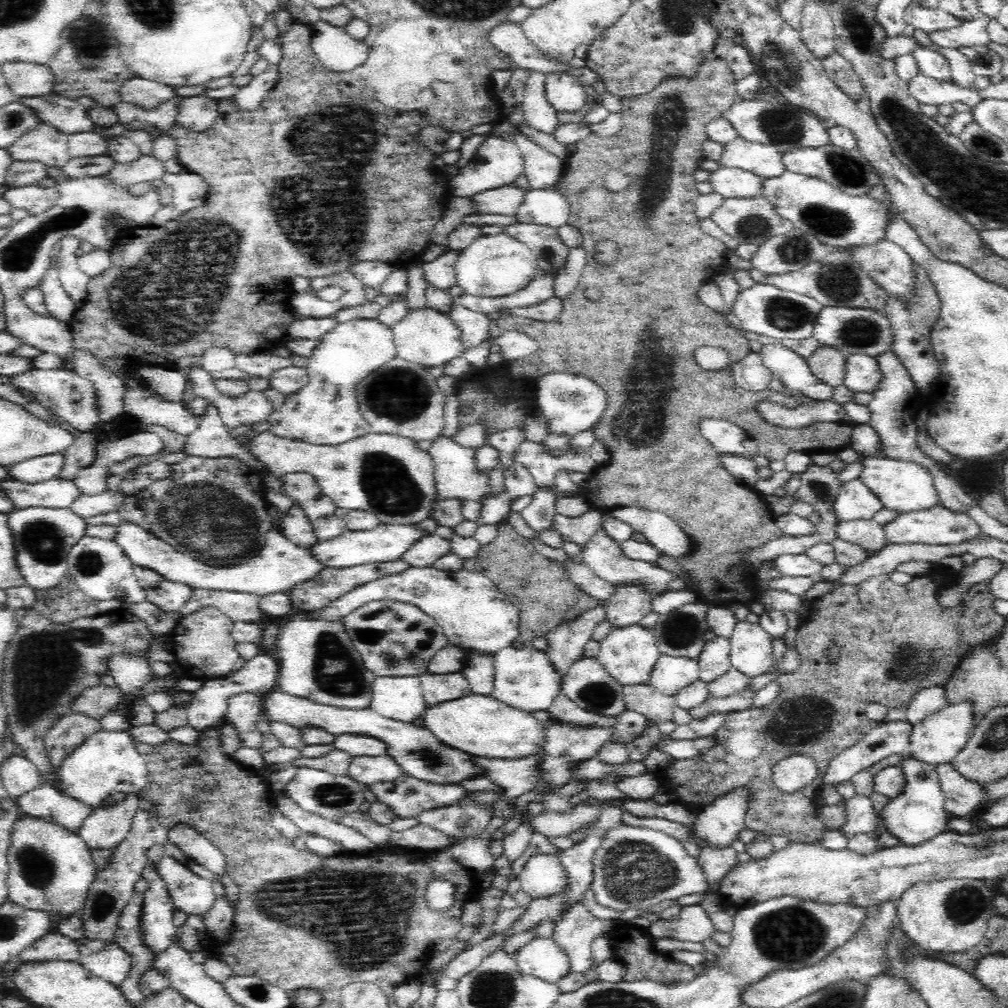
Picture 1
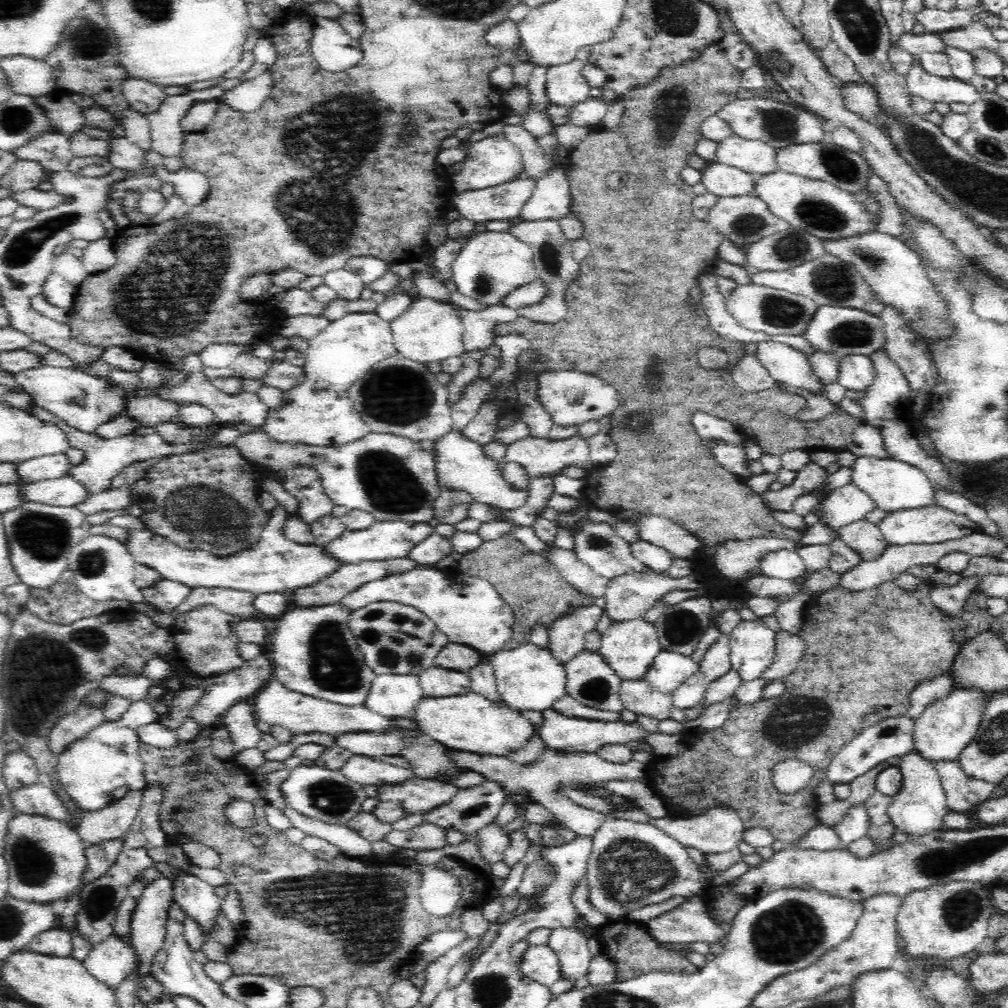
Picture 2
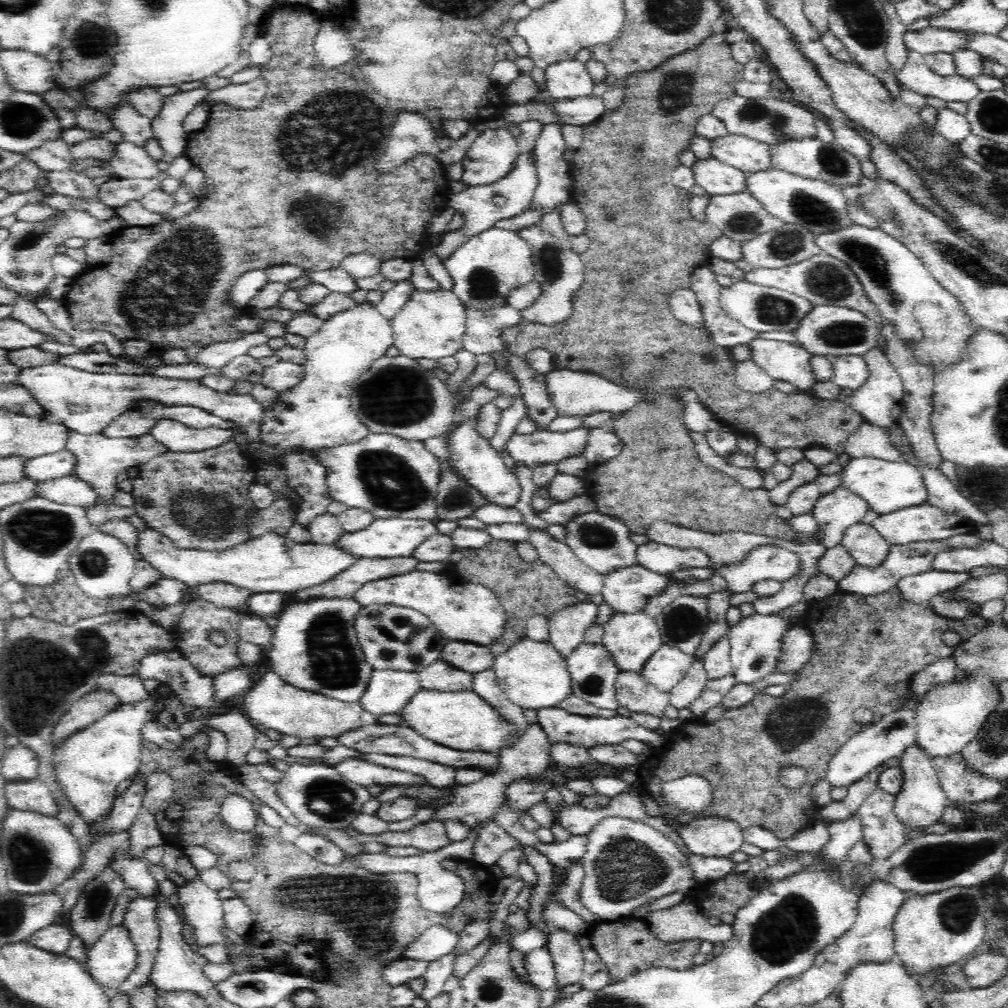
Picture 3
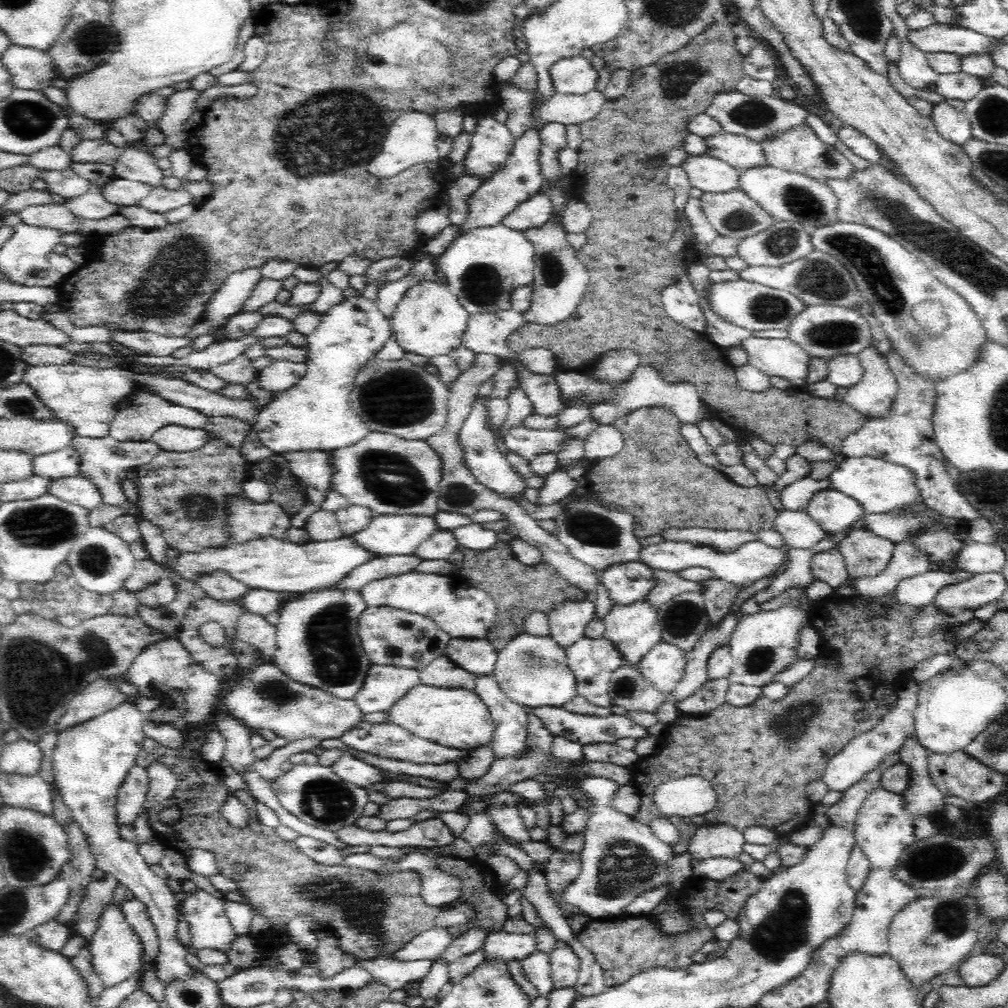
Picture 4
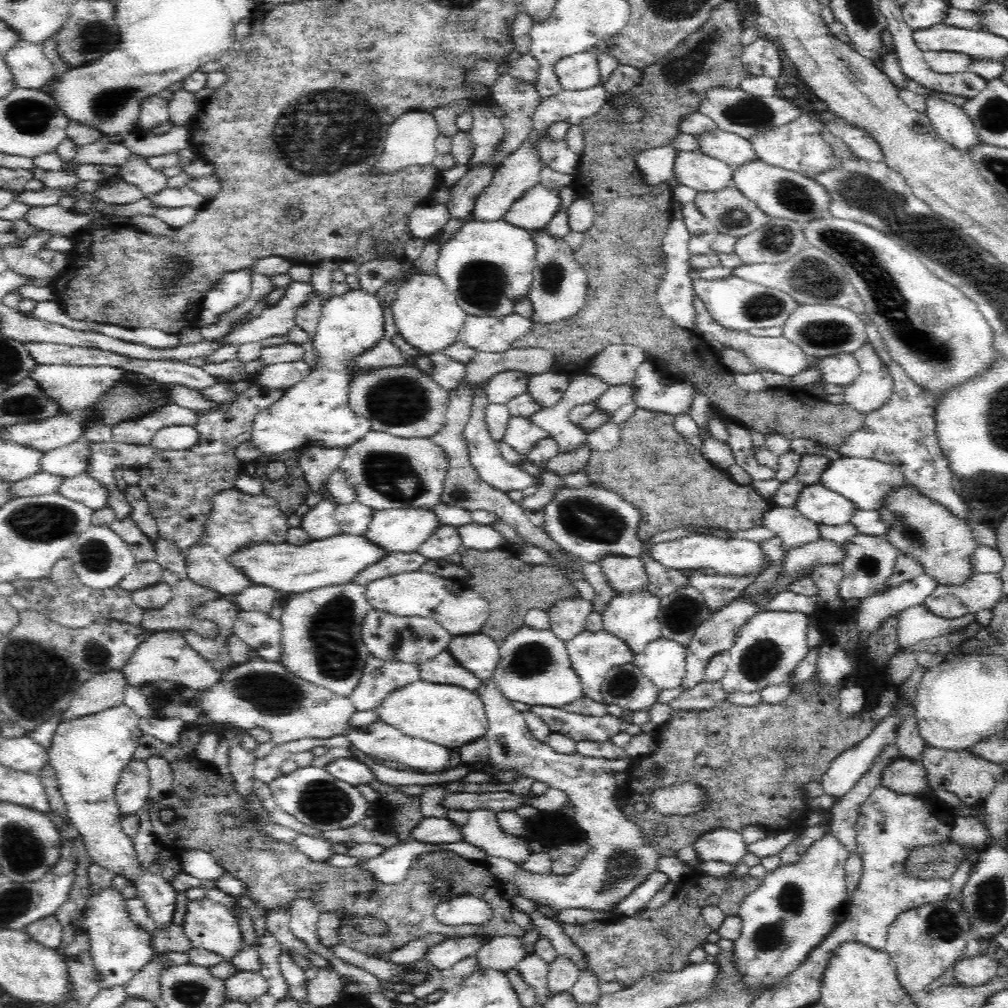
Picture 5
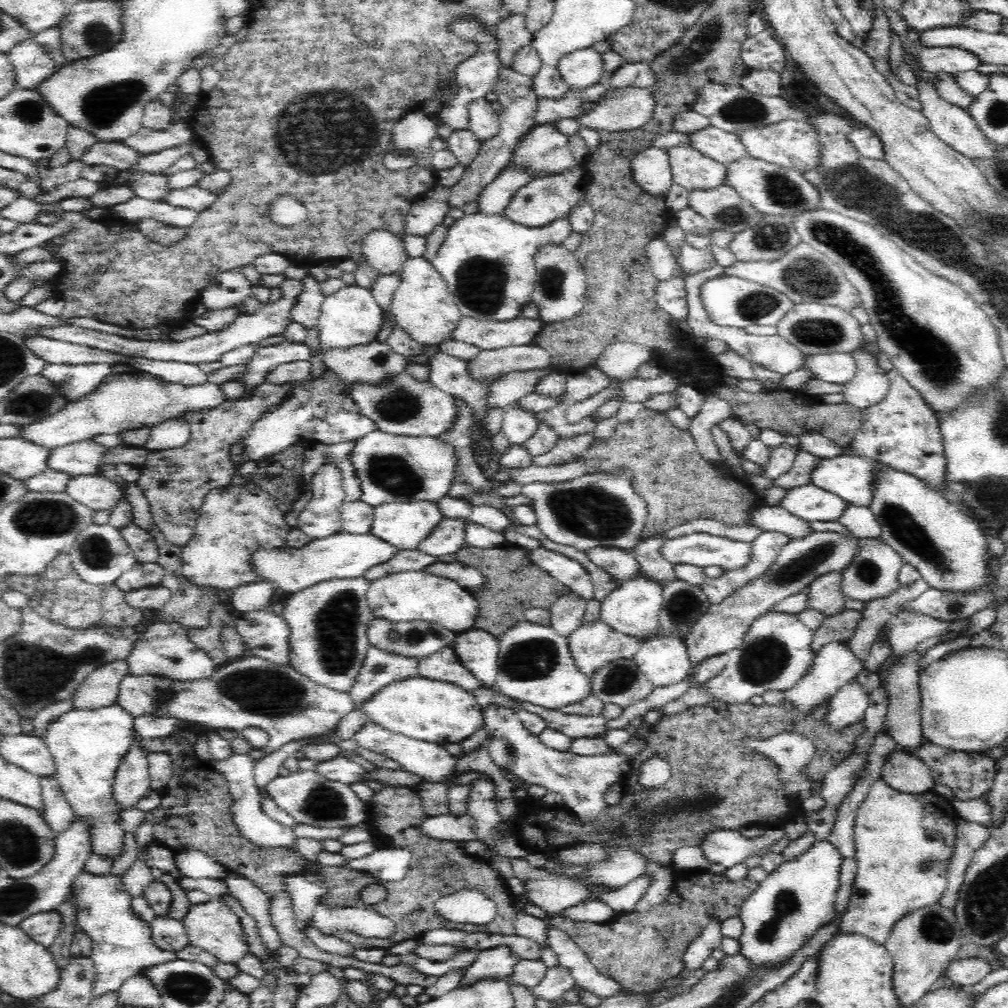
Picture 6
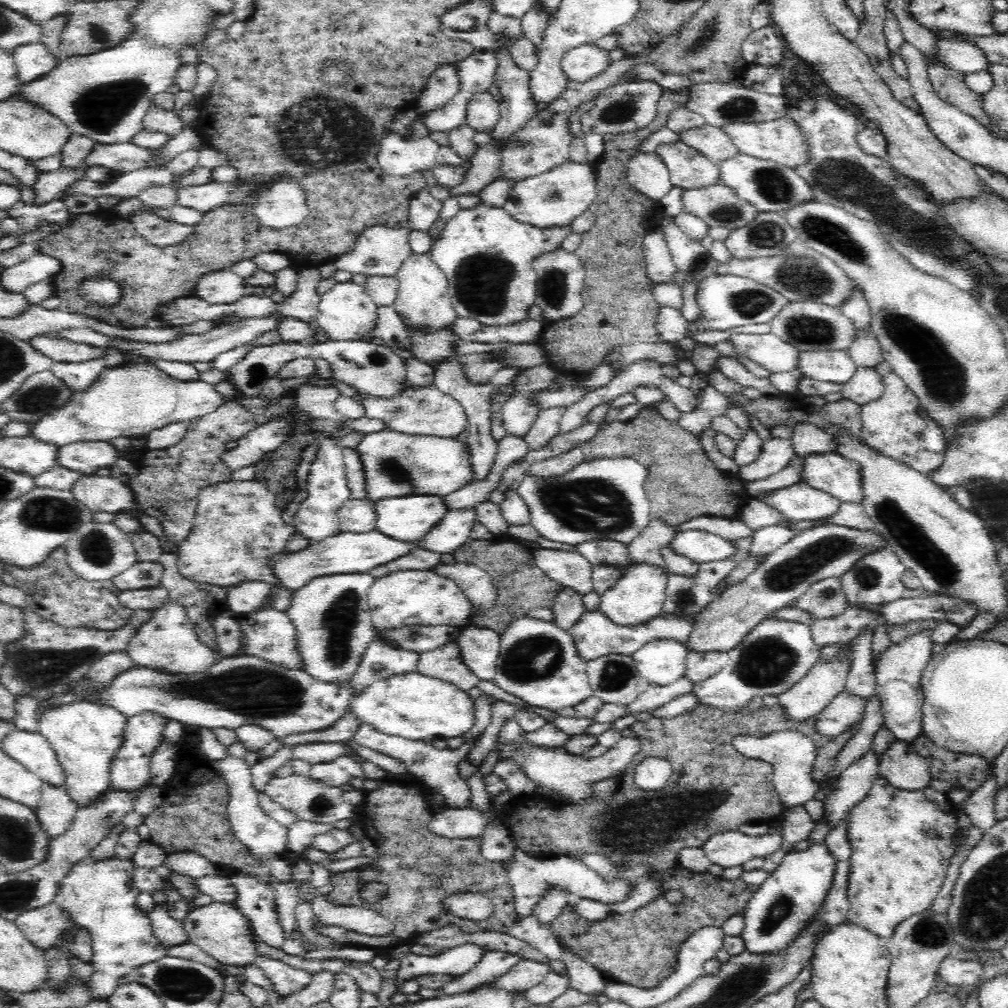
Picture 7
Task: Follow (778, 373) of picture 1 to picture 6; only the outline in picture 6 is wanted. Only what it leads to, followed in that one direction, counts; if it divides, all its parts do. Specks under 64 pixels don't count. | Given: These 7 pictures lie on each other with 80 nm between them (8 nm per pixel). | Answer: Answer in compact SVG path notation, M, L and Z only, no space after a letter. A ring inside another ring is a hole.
M714 266L708 268L702 272L696 272L692 275L686 275L686 291L688 291L688 320L687 324L693 331L693 336L702 337L704 334L711 339L720 340L730 350L744 356L744 358L753 362L753 364L759 364L760 366L769 368L770 370L782 373L790 374L795 370L804 369L804 362L806 362L806 355L794 344L787 342L782 336L756 336L752 334L746 334L743 329L724 327L716 325L712 322L706 322L705 311L703 308L703 302L701 299L701 288L700 285L707 280L712 280L715 277L725 276L727 268L722 266Z

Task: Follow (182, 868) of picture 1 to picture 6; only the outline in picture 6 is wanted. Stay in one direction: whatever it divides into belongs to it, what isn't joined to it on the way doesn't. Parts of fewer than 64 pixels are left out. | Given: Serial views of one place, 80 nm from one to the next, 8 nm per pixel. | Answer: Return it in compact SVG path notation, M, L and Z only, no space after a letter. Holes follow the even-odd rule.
M211 898L208 902L190 905L182 921L189 944L216 956L220 964L235 967L235 963L250 952L238 915L218 899Z

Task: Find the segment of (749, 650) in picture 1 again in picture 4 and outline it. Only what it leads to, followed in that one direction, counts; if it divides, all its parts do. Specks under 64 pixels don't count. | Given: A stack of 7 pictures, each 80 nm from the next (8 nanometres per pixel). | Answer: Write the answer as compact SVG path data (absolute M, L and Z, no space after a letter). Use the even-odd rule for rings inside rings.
M802 604L782 606L776 610L759 611L741 616L729 638L733 670L728 677L731 684L746 686L764 686L774 682L774 676L790 668L795 660L797 636L801 626L808 624L809 611Z

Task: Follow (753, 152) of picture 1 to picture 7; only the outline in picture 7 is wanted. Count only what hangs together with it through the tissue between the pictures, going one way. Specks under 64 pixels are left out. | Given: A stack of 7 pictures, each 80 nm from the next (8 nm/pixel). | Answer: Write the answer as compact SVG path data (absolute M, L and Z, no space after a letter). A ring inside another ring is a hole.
M706 124L702 128L684 131L680 133L680 138L682 142L700 151L715 163L736 158L738 154L741 154L736 143L732 141L732 137L724 129L716 126Z

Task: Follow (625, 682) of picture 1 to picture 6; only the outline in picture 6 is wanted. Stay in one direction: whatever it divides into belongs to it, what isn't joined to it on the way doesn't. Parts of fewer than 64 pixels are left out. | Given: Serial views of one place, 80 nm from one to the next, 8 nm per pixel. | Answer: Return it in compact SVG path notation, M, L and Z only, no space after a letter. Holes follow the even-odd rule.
M638 574L636 580L630 580L606 596L600 605L601 621L610 626L612 630L625 634L627 637L638 641L646 641L646 638L658 637L660 634L659 612L662 610L662 588L655 582Z

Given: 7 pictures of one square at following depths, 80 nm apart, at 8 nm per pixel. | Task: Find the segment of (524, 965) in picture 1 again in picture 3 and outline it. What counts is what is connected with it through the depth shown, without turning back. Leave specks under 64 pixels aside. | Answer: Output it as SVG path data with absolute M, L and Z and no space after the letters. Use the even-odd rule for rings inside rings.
M547 946L525 954L525 969L528 980L543 991L557 984L553 956Z

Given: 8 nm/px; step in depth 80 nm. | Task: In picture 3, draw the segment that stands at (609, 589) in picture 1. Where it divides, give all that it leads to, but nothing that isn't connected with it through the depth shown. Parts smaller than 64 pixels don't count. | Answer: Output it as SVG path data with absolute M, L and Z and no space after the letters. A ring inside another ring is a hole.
M531 527L530 537L532 545L539 551L539 559L551 566L564 582L590 596L603 594L604 575L582 562L566 543Z

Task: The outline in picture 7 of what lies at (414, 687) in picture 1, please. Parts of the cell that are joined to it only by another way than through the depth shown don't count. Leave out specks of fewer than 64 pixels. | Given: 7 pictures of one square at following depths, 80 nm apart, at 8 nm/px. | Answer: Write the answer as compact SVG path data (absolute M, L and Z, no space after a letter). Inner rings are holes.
M377 638L368 645L357 674L349 683L353 697L370 689L377 681L417 671L417 652L407 652Z

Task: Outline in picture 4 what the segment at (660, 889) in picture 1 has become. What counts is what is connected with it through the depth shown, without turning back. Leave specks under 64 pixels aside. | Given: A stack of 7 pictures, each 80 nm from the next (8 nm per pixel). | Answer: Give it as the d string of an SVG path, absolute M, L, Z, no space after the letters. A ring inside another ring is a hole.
M584 776L584 778L570 779L571 786L579 792L583 792L586 798L590 798L592 806L588 808L593 814L589 826L584 830L585 837L584 850L581 852L581 869L578 880L564 892L566 901L578 906L586 914L590 915L592 920L613 920L625 916L628 906L646 894L648 890L656 890L662 886L670 885L670 866L675 859L679 857L674 851L672 843L666 843L654 835L650 825L642 824L635 821L632 817L628 817L622 813L618 813L612 806L612 796L618 792L620 784L614 780L598 777Z

